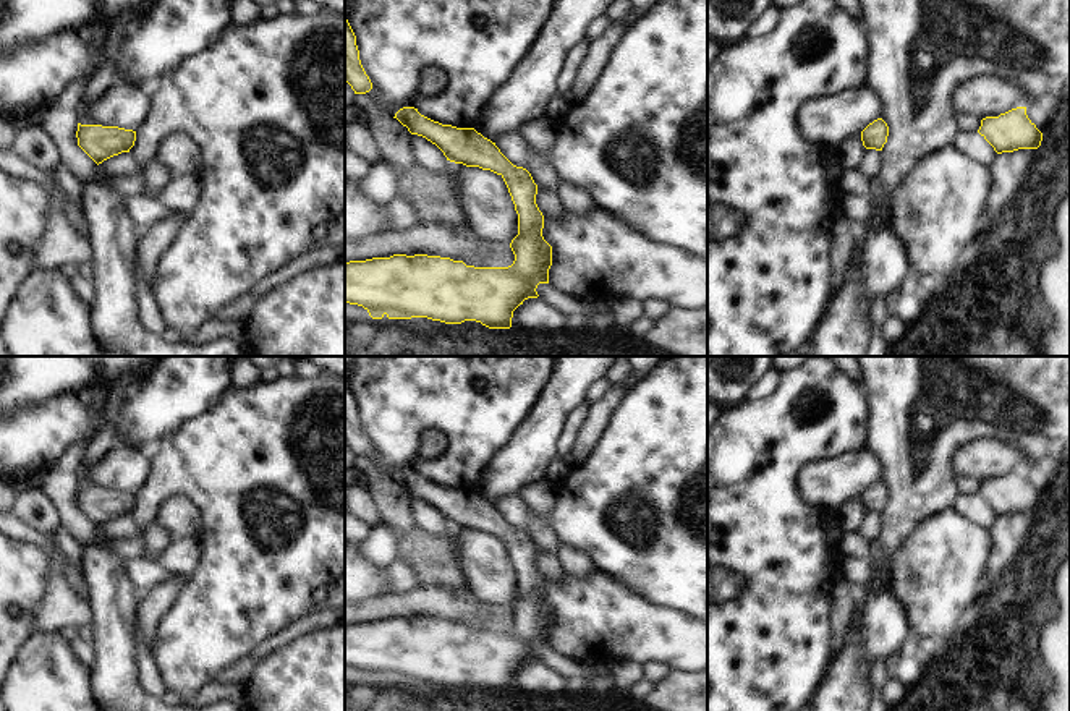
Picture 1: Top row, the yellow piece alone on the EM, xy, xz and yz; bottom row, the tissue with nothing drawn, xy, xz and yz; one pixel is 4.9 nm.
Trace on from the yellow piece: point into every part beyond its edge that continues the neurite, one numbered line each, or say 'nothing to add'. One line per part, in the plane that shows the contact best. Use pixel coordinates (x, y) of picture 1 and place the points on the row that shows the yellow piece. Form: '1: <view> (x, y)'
nothing to add.

